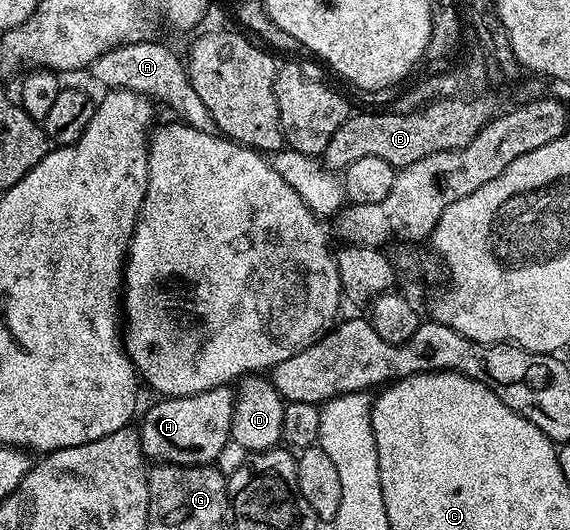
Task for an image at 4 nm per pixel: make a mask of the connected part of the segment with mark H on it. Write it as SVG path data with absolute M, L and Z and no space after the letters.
M231 385L181 398L161 397L138 422L145 459L169 466L206 466L230 446L237 391Z

